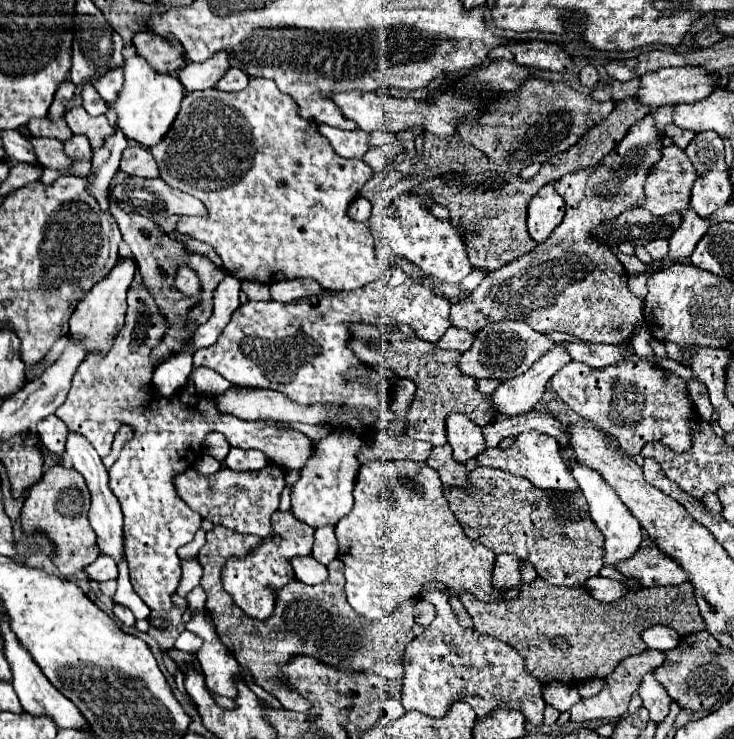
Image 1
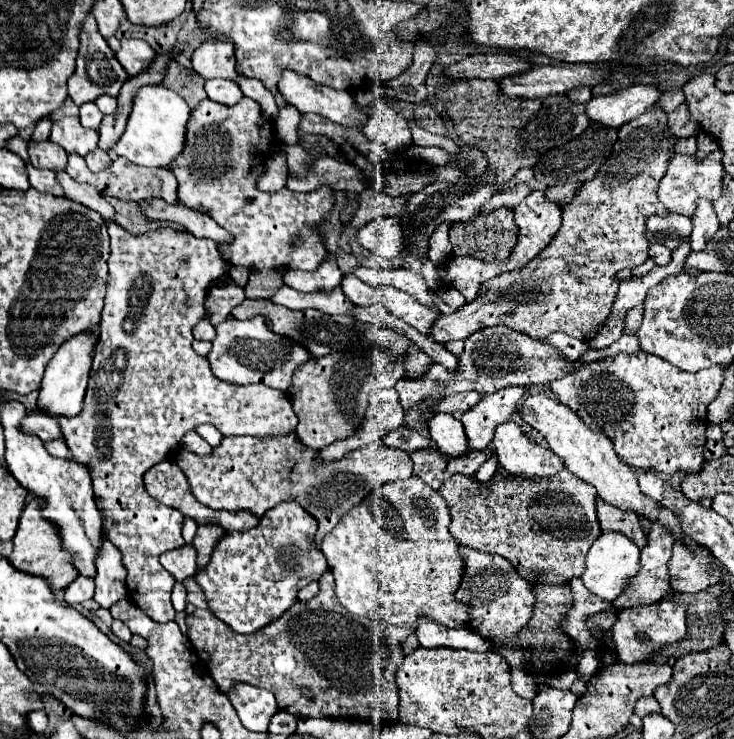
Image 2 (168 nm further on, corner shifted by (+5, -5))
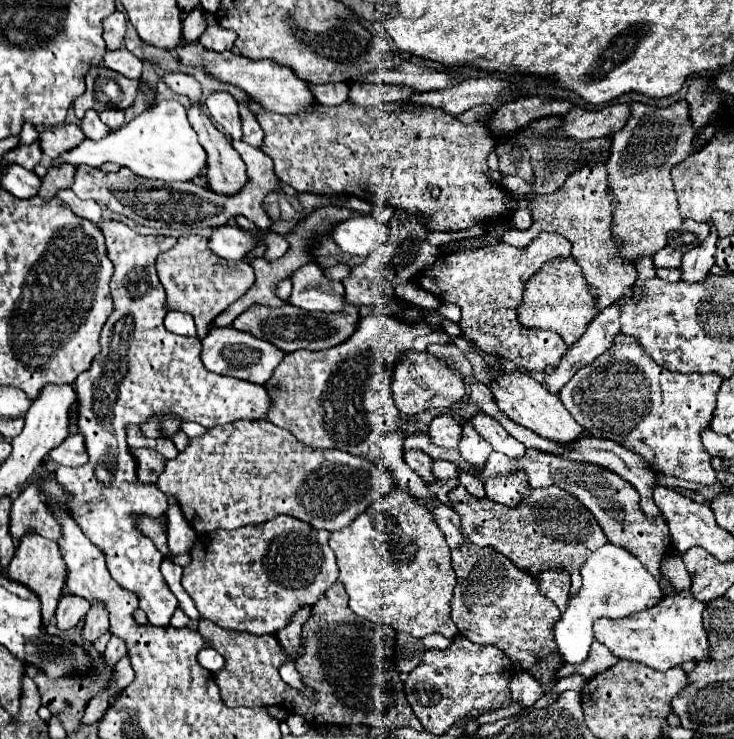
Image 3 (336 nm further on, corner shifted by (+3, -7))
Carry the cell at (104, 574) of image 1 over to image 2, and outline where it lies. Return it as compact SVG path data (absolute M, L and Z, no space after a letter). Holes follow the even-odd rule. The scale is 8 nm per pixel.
M77 577L67 589L65 589L65 603L67 605L77 605L93 597L95 591L95 581L87 577Z

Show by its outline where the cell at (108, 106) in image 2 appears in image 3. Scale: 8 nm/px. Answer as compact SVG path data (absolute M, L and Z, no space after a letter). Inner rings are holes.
M107 109L107 111L101 111L99 117L101 117L101 121L103 121L105 125L109 125L111 129L117 129L117 127L123 125L123 111L121 111L121 109Z

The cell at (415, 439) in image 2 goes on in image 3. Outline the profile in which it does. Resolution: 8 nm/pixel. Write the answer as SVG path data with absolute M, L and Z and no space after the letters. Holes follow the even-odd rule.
M415 433L415 435L407 435L405 441L403 441L403 449L419 449L419 451L425 451L429 457L433 459L447 459L451 463L455 463L457 467L461 467L461 471L465 473L471 473L473 477L477 479L483 479L487 481L489 477L497 477L497 475L503 475L503 477L509 477L517 471L523 471L527 475L527 481L531 487L549 487L549 485L557 485L557 487L563 487L563 489L569 489L569 493L573 497L577 497L597 519L597 523L601 525L605 537L611 541L611 543L617 543L619 547L625 547L629 553L633 553L641 563L643 567L655 577L659 579L661 587L667 589L663 591L665 595L673 595L673 589L671 585L663 579L661 571L659 571L659 563L663 559L663 555L671 549L671 541L669 541L669 527L665 525L665 519L659 517L659 519L647 519L641 509L639 509L639 493L637 489L617 477L617 473L609 471L609 469L601 469L599 465L589 465L589 463L579 463L579 461L571 461L571 459L563 459L563 457L557 457L553 453L541 453L537 449L527 449L527 455L521 457L521 459L509 459L497 451L493 451L489 455L489 459L485 461L483 467L475 467L467 461L463 461L463 457L455 451L447 451L447 449L439 449L437 445L433 445L431 437L427 433Z

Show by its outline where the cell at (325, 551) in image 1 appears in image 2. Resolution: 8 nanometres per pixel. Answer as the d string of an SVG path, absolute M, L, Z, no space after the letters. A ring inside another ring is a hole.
M295 433L281 437L223 437L211 455L181 451L177 465L185 471L195 499L211 509L251 511L261 519L265 511L283 501L299 503L319 523L317 543L371 491L383 483L409 479L413 475L409 453L389 449L381 443L363 445L331 463L315 463L315 451L303 445Z

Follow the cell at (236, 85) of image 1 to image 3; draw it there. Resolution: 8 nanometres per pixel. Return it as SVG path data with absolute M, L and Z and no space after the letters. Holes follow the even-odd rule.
M213 91L205 103L209 107L211 117L221 125L221 129L233 139L241 139L241 119L237 99L227 91Z

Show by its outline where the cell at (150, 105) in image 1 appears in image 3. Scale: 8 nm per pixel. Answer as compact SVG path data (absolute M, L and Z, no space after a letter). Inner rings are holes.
M161 101L151 107L147 107L141 115L137 115L133 121L125 123L123 127L111 131L107 137L93 141L85 139L77 149L71 149L65 153L65 157L59 157L53 163L71 163L71 165L93 165L99 167L105 161L125 165L133 173L141 177L161 179L161 181L193 181L201 175L205 169L207 153L197 141L197 133L193 131L187 109L179 101Z

